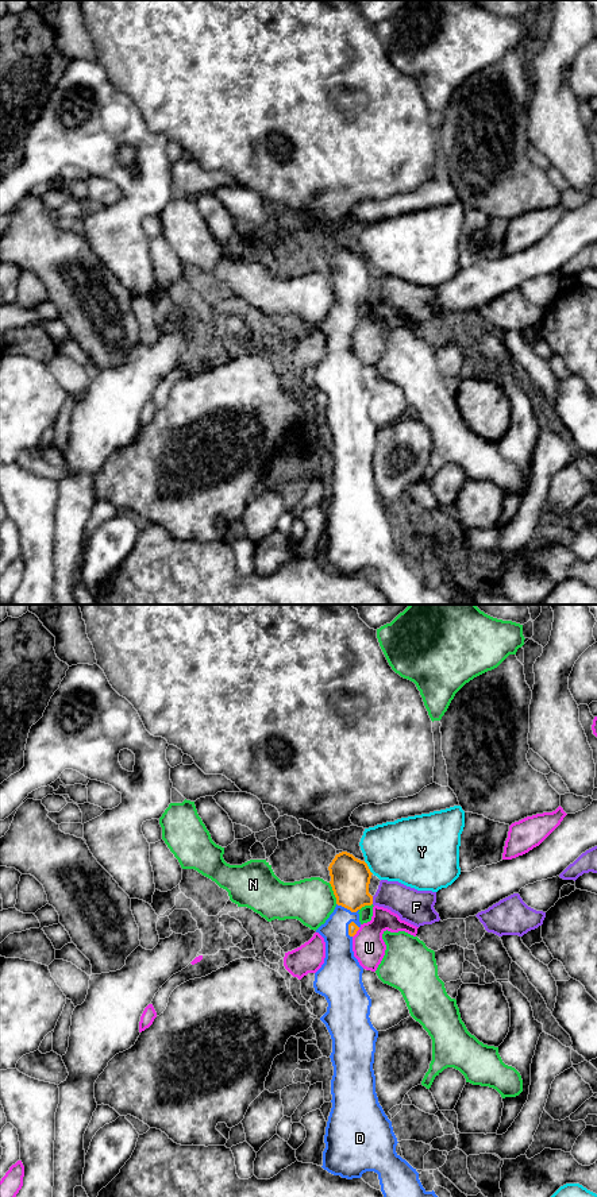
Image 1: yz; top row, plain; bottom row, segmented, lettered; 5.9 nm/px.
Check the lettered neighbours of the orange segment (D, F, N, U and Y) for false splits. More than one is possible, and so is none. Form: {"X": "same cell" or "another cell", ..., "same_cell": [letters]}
{"D": "same cell", "F": "another cell", "N": "another cell", "U": "another cell", "Y": "another cell", "same_cell": ["D"]}

